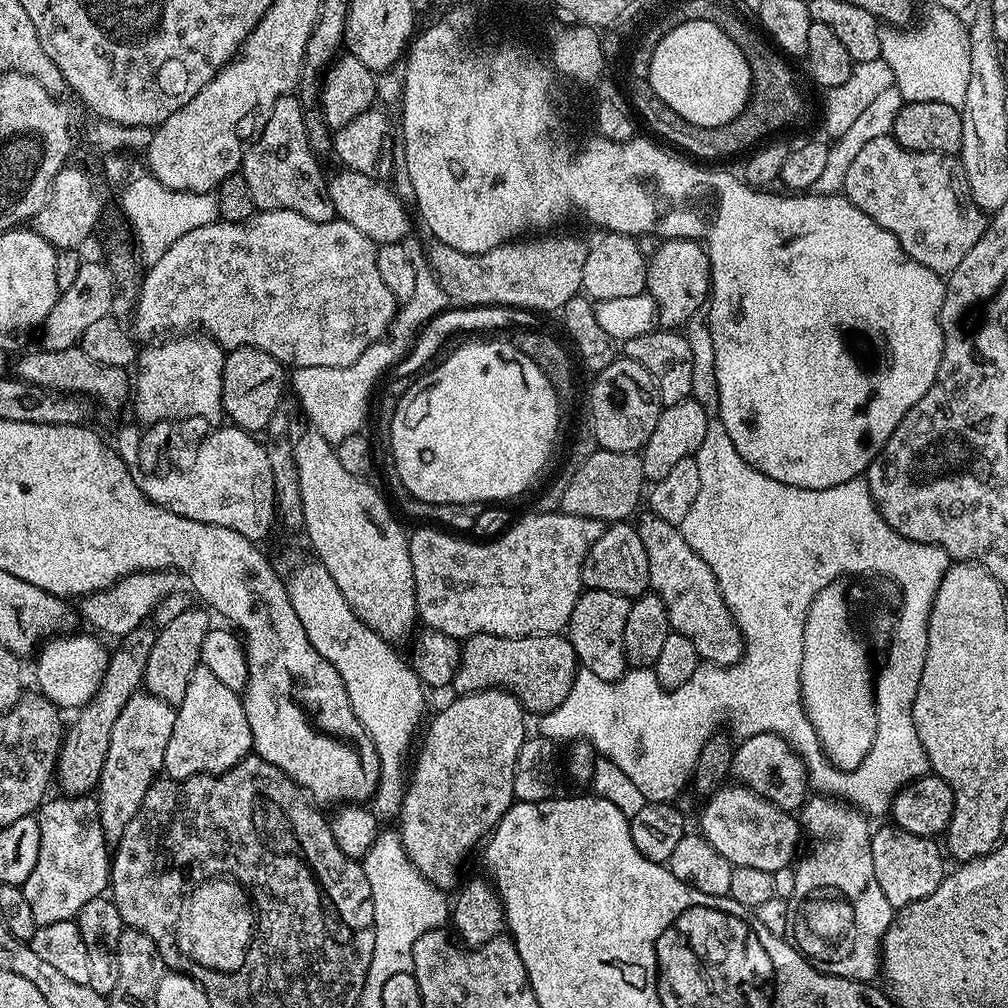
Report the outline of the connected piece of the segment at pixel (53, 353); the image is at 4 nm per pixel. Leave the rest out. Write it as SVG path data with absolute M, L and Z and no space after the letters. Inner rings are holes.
M78 346L66 350L44 348L40 352L28 350L19 357L15 375L21 380L37 384L57 394L71 394L101 404L104 408L120 408L130 396L130 376L123 368L102 366L90 358ZM24 356L24 357L23 357ZM97 400L97 401L96 401Z

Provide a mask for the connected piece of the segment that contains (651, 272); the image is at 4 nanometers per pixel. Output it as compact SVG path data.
M664 240L648 262L648 295L654 298L659 327L680 330L710 298L712 267L699 240Z

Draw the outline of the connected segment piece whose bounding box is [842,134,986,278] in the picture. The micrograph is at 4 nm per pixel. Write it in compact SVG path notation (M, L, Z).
M891 134L874 138L859 151L850 170L846 173L843 195L862 214L874 218L882 230L894 234L914 262L922 262L930 270L934 270L940 277L947 277L974 250L974 242L978 242L982 229L986 224L985 213L972 200L968 189L968 179L959 159L955 155L942 152L911 152L898 143Z

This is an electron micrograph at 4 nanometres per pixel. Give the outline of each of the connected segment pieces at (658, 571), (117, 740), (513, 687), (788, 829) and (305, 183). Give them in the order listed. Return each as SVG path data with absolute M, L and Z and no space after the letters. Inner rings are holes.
M651 514L645 516L638 524L638 531L646 549L646 562L650 562L648 586L662 598L669 629L690 639L701 661L722 666L736 664L743 656L744 639L733 622L710 566L686 546L686 538L677 525L662 522L662 518Z
M146 690L135 692L130 702L122 706L122 714L118 714L114 730L110 730L110 746L106 750L106 762L94 796L102 822L102 834L109 845L120 843L130 818L138 814L142 798L146 798L146 790L150 790L152 783L163 773L166 742L170 742L175 721L176 708L162 702L162 698L154 698Z
M567 635L467 637L460 649L460 665L450 685L456 694L481 692L487 688L503 688L517 696L529 713L543 714L558 707L570 692L578 671L574 646Z
M720 787L703 801L704 809L700 812L699 835L704 836L706 842L710 842L710 846L714 846L714 850L718 850L718 854L722 854L722 858L729 860L733 866L754 866L754 870L766 870L771 873L789 867L797 859L796 847L799 846L800 840L802 841L799 819L793 813L776 808L751 788L735 787Z
M289 94L274 102L266 126L255 137L256 141L247 145L242 175L246 186L250 186L252 201L257 209L294 210L314 222L337 219L334 206L328 197L326 172L320 169L317 153L312 151L308 141L309 121L304 121L304 108L299 95Z

